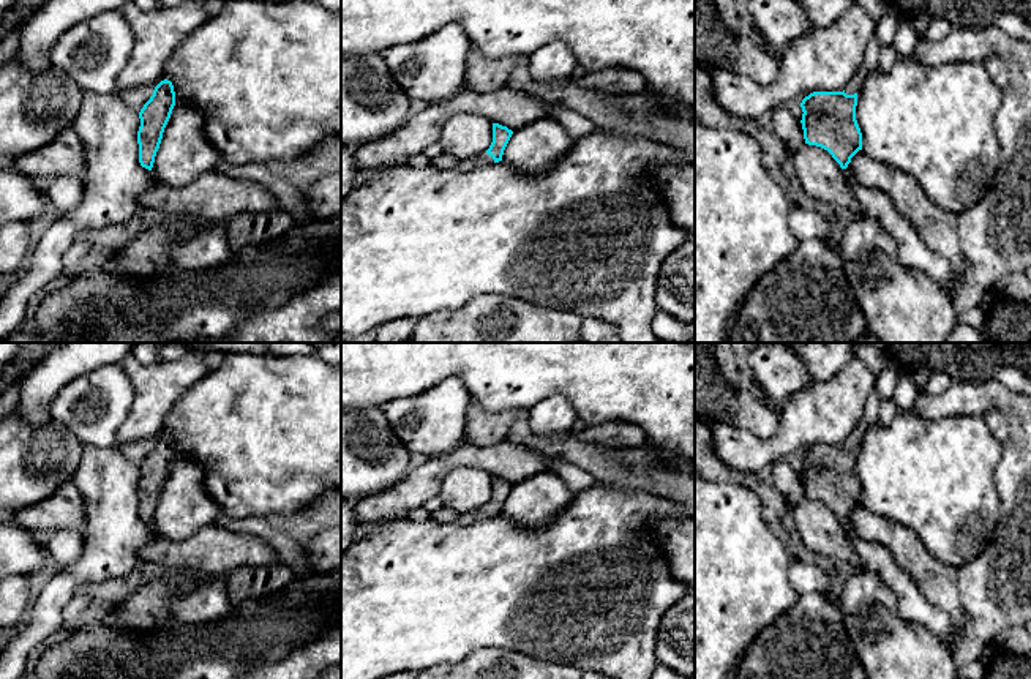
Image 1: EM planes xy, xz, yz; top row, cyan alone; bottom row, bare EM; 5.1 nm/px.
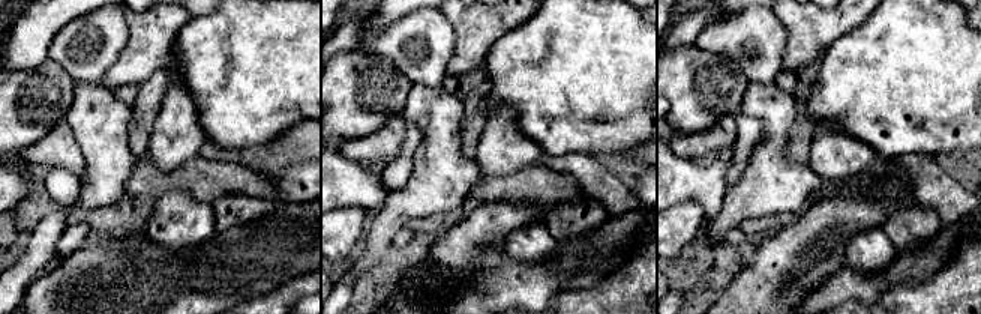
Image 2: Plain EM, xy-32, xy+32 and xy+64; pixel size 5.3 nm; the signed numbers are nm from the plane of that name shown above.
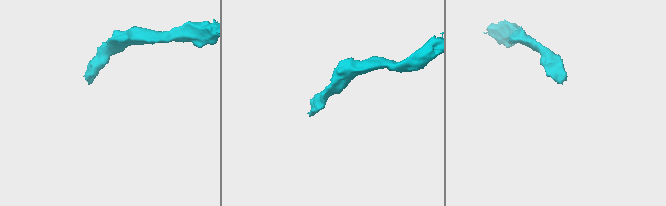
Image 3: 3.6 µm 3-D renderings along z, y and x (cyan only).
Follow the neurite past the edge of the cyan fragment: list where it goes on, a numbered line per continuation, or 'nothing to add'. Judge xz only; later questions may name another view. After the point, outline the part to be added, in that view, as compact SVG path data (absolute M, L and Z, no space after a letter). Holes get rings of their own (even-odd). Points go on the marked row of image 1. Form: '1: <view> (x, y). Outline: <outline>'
1: xz (483, 158). Outline: M486 152L478 155L478 166L474 167L471 163L467 163L466 159L461 159L459 166L456 167L458 171L467 172L467 171L475 171L478 167L485 167L494 164L493 156L489 156Z

